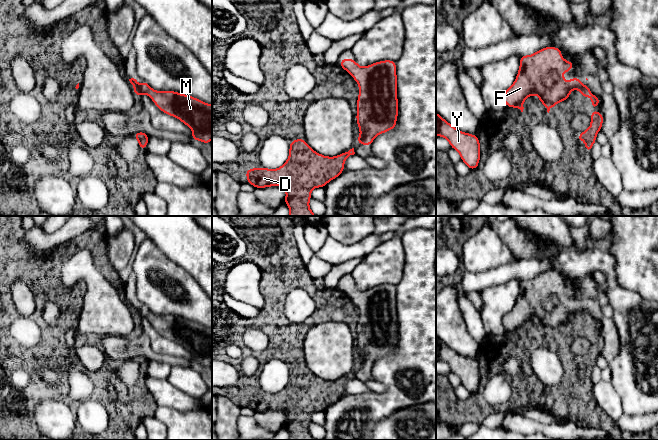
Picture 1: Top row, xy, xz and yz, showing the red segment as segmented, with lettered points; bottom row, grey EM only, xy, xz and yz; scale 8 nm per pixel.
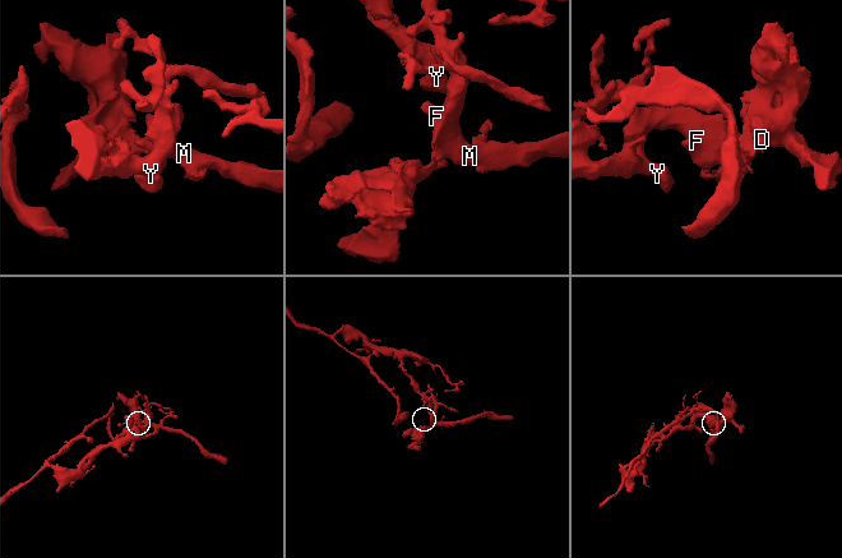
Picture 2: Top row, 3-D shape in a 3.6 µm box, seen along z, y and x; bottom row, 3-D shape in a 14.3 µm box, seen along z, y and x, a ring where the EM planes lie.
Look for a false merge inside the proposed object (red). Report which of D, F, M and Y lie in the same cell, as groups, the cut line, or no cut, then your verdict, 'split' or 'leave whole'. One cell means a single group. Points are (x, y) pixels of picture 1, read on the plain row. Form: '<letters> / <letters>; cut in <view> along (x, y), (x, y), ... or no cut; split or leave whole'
D / F M Y; cut in yz along (587, 310), (578, 312); split

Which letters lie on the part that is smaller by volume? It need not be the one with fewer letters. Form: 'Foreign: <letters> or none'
Foreign: D

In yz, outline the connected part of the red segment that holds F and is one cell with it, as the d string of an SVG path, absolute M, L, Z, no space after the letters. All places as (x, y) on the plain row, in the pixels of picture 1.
M549 270L532 279L521 279L517 301L503 317L506 330L523 336L525 323L536 318L549 337L557 327L567 324L573 313L588 311L575 301L566 307L561 296L574 293L574 286L562 282L561 277L560 272Z

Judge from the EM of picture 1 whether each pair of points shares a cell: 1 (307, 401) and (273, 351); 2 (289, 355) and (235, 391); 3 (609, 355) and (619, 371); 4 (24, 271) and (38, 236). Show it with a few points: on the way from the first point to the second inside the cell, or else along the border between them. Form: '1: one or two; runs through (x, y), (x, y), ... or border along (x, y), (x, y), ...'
1: one; runs through (303, 386), (297, 366), (288, 357)
2: one; runs through (295, 377), (295, 384), (280, 399), (257, 399)
3: two; border along (618, 336), (620, 350), (609, 362)
4: two; border along (54, 253), (48, 253), (39, 258), (31, 258)

